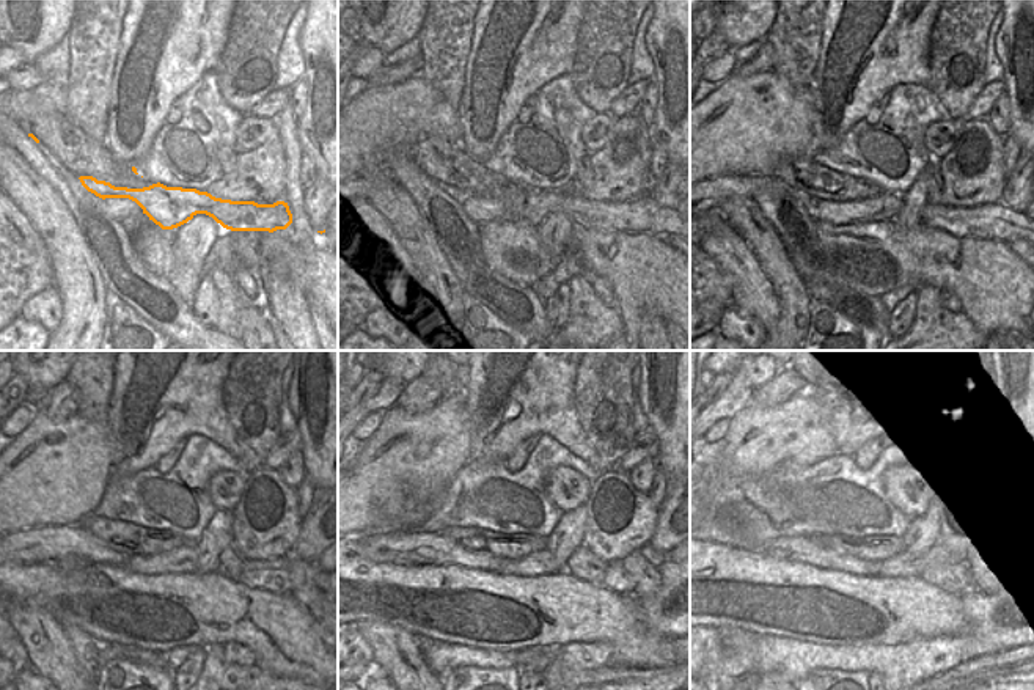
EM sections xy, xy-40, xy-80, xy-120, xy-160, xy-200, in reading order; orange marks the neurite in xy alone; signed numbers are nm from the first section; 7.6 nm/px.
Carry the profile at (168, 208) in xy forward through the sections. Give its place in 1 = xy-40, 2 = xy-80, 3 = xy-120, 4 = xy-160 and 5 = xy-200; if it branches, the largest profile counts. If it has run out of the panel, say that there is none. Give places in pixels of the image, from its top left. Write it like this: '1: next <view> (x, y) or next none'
1: next xy-40 (643, 214)
2: next xy-80 (997, 220)
3: next xy-120 (278, 576)
4: next xy-160 (618, 579)
5: next xy-200 (975, 585)

